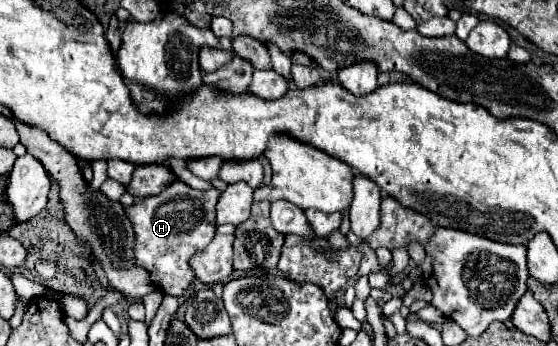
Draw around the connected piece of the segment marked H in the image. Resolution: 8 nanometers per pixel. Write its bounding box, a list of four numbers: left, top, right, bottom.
[127,181,221,297]

